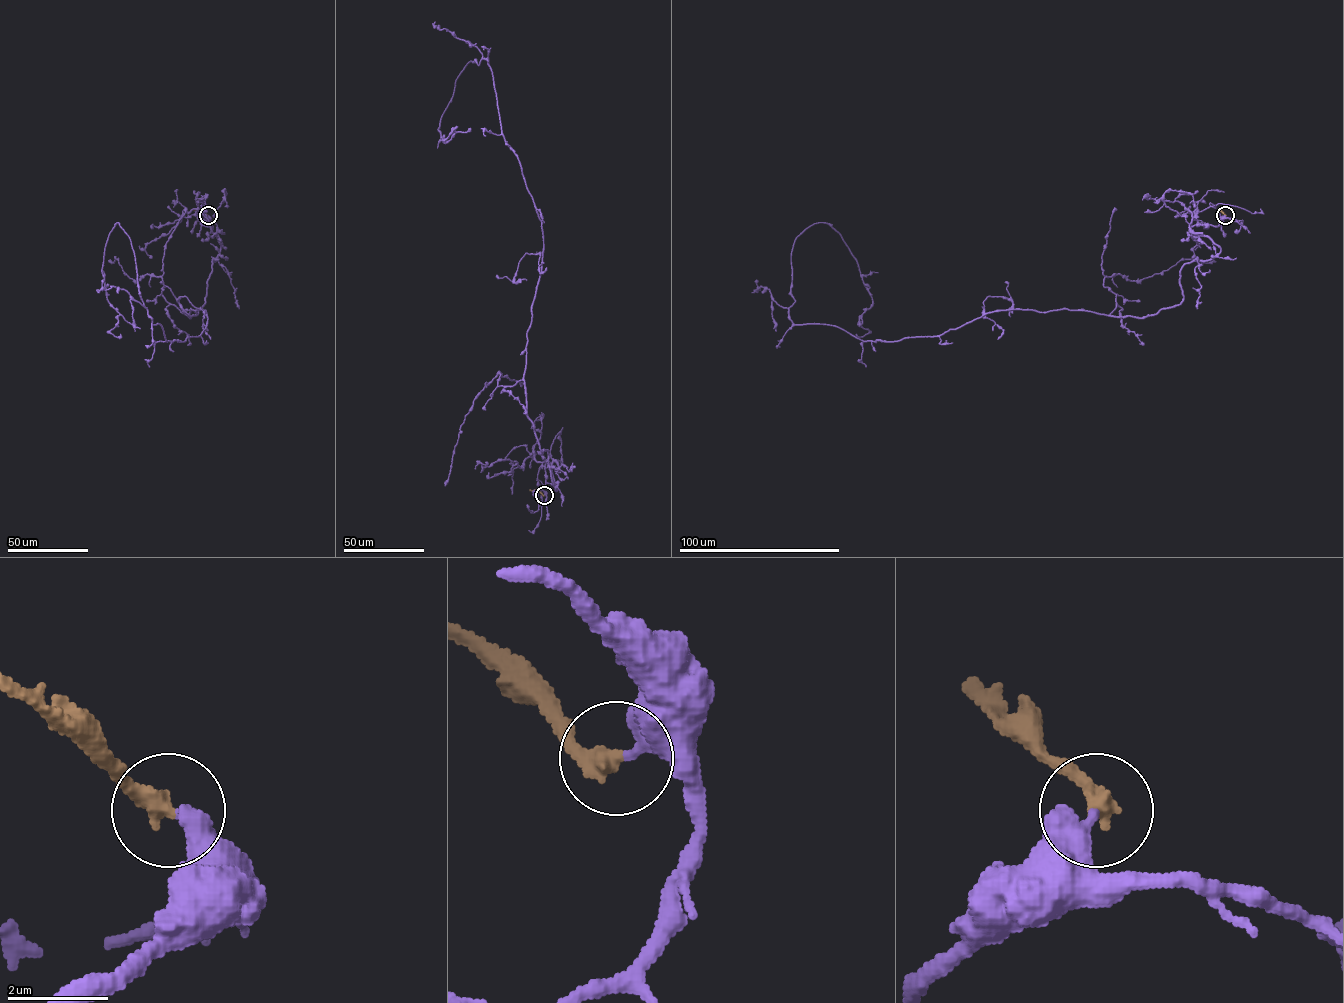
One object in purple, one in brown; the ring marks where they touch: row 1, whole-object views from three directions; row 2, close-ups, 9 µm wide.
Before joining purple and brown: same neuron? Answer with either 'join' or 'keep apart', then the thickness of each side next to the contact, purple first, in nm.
keep apart; 360 nm thick on the purple side, 400 nm on the other

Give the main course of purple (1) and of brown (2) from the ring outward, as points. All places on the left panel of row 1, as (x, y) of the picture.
1: (208, 216), (220, 251), (187, 315), (207, 325), (184, 341), (153, 325), (116, 224), (102, 273), (120, 334)
2: (208, 216), (194, 210)

